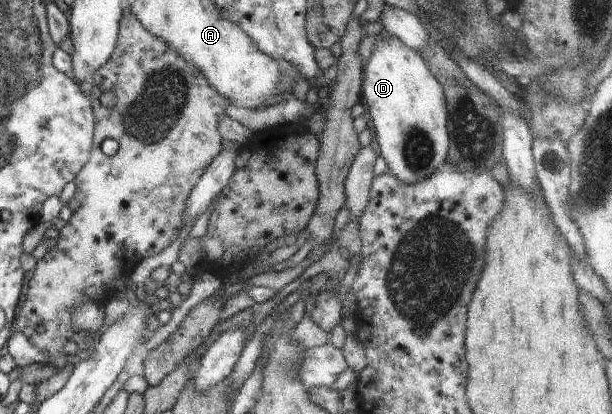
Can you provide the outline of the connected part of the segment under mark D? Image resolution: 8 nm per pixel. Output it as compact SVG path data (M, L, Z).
M382 30L372 56L362 73L361 101L372 116L387 171L402 184L416 184L430 178L447 161L449 134L447 102L442 85L417 50Z

